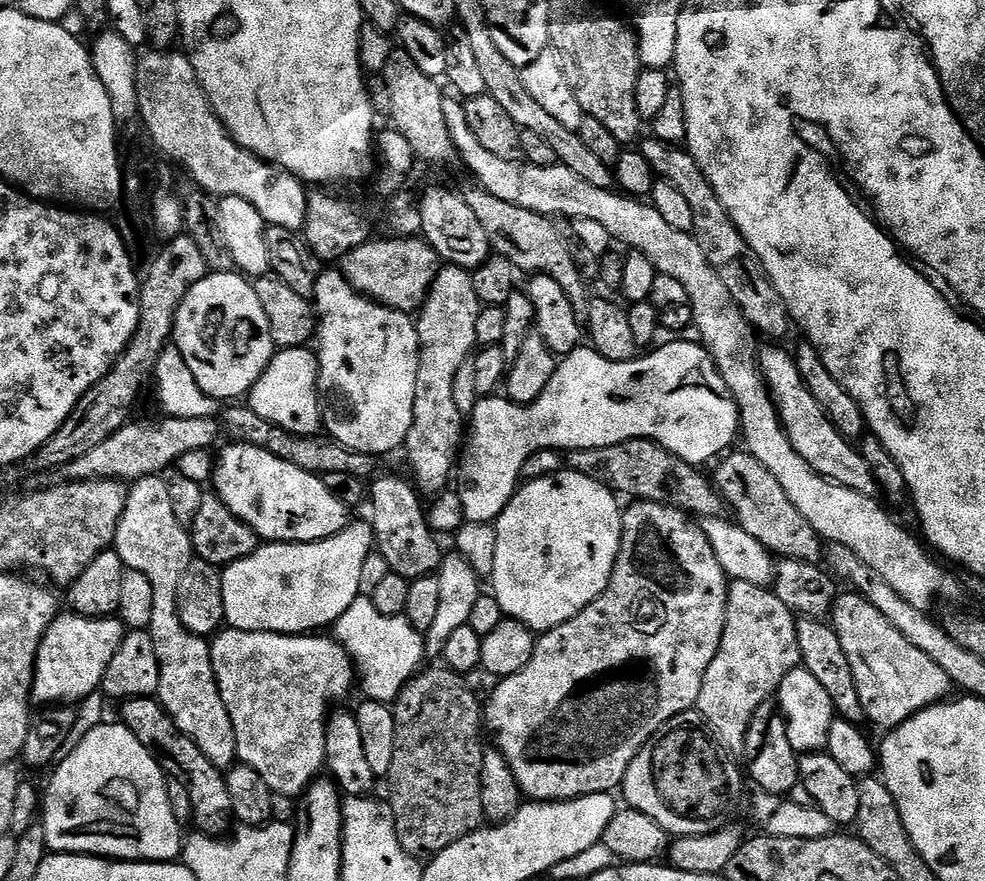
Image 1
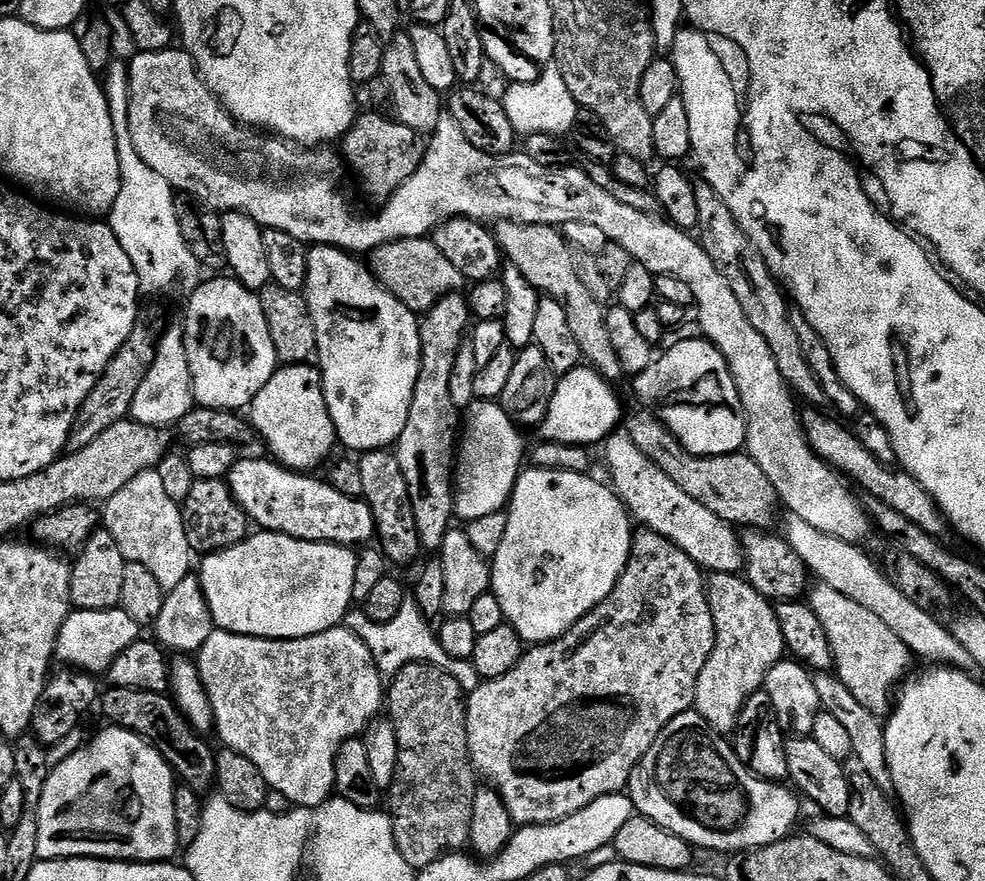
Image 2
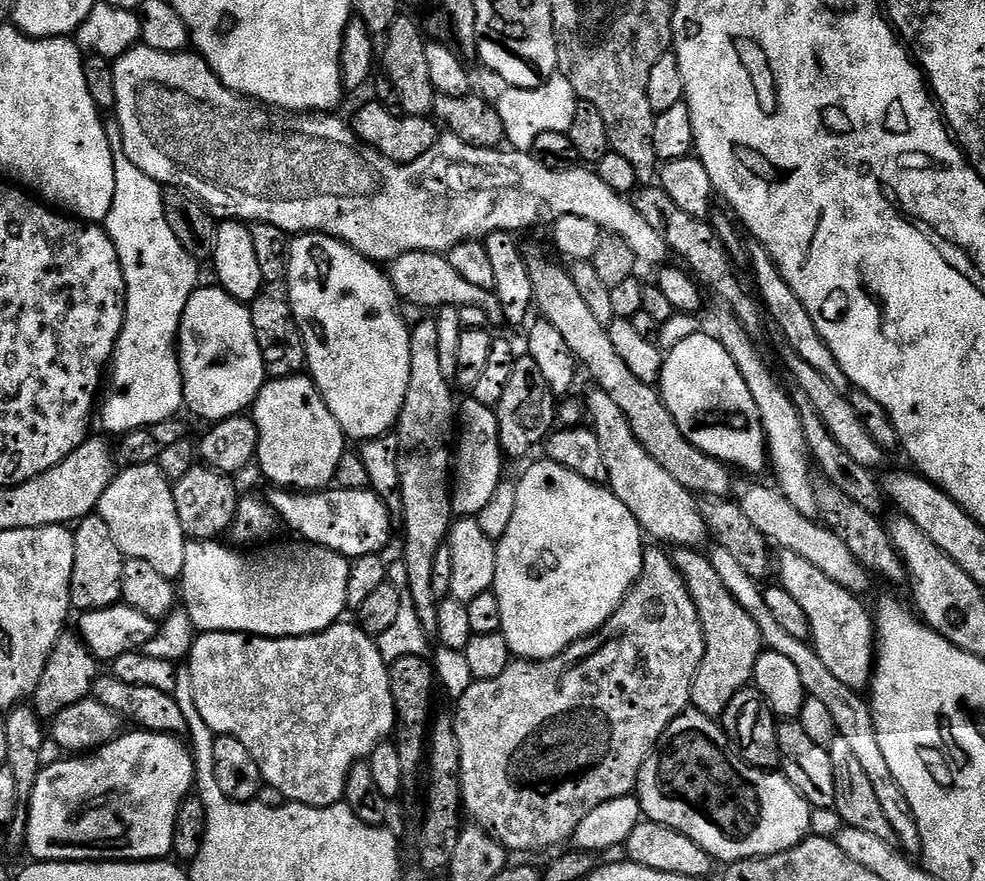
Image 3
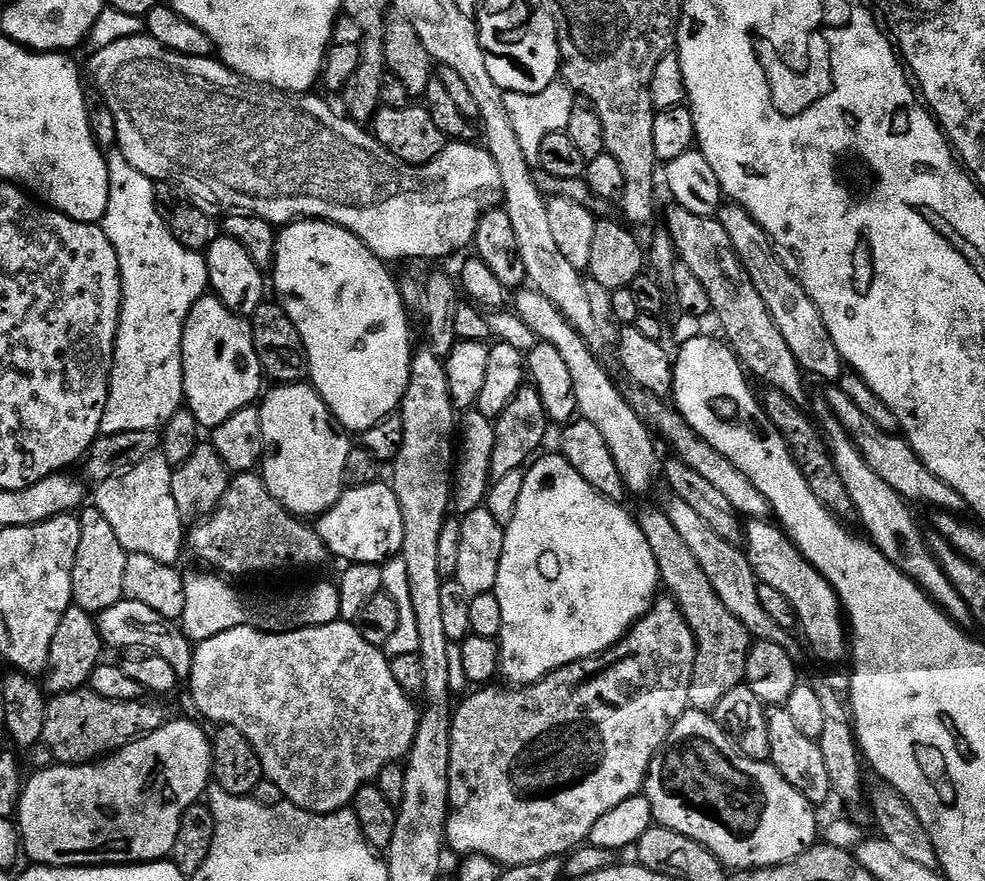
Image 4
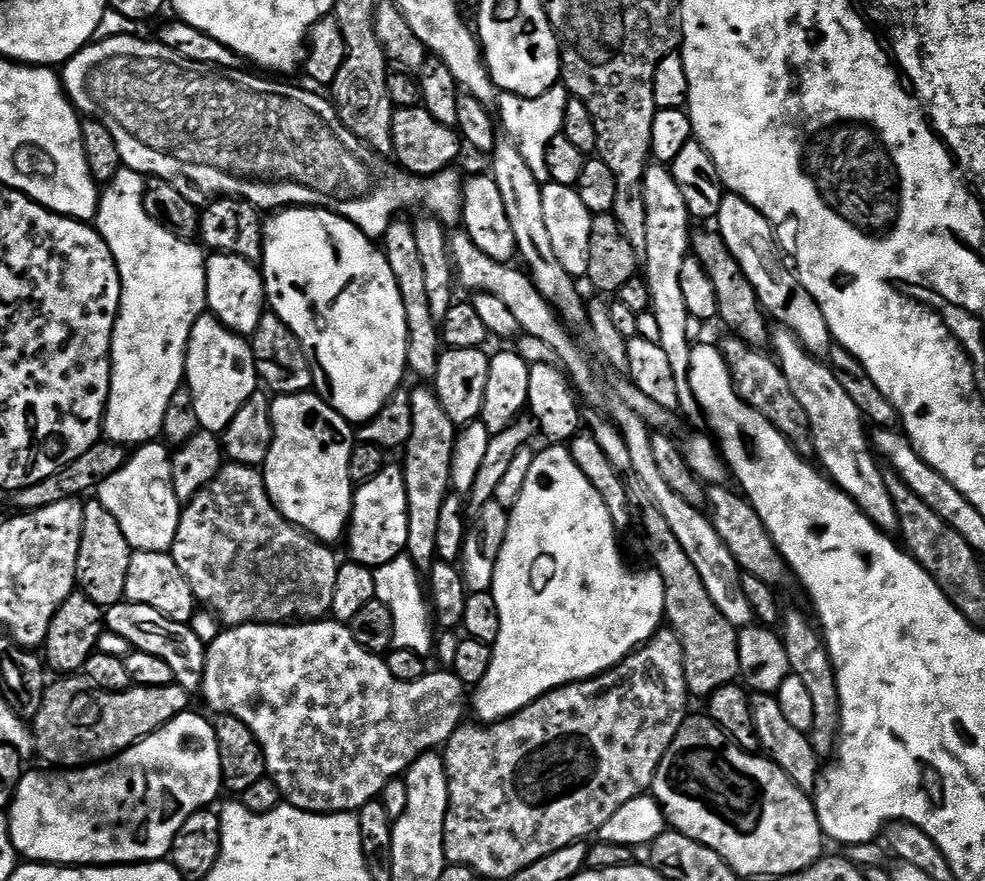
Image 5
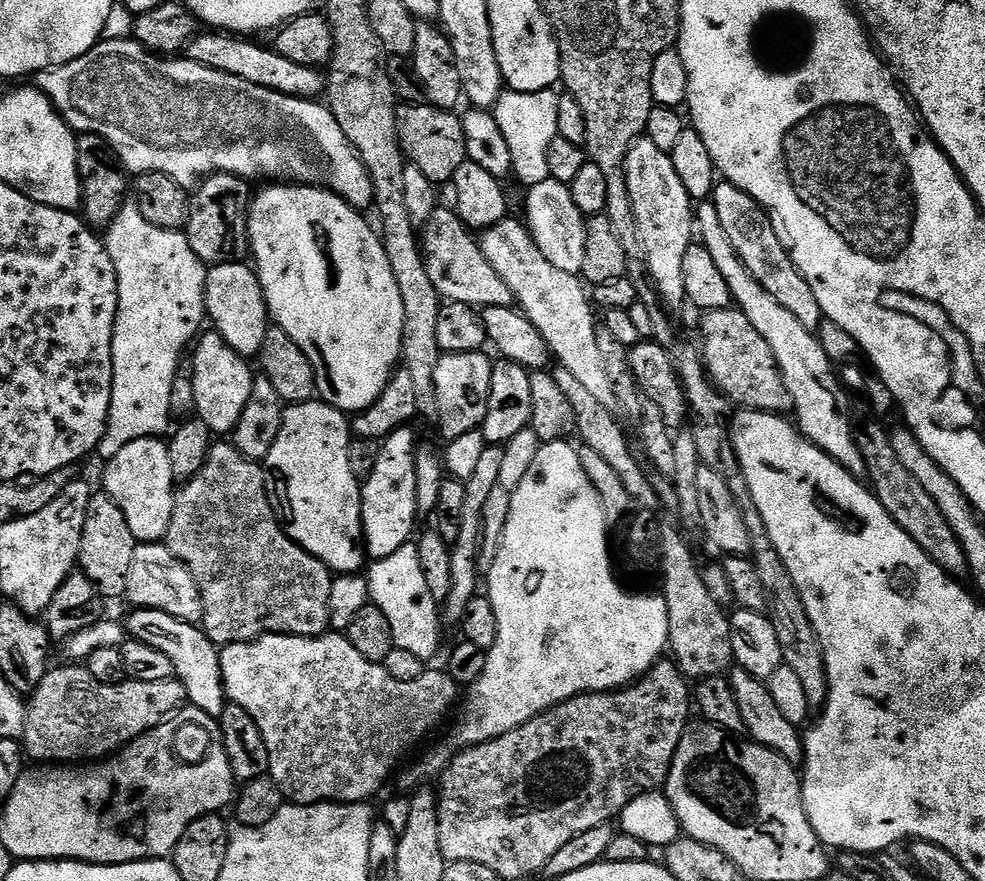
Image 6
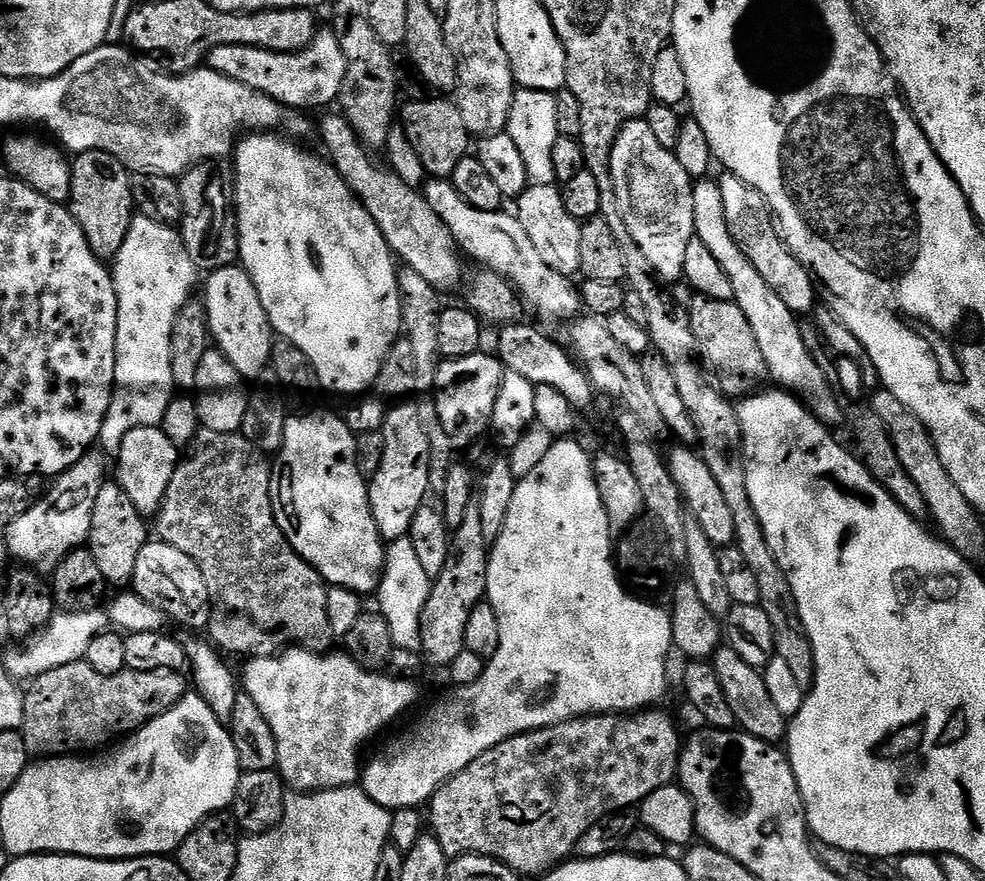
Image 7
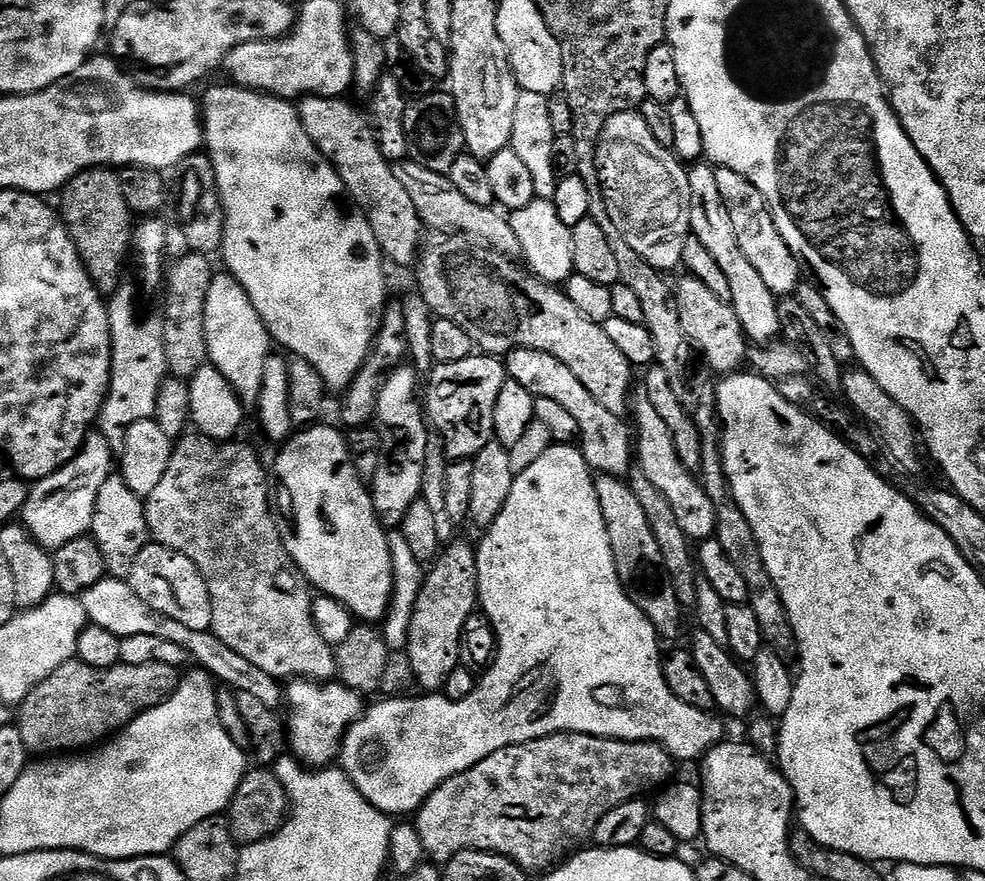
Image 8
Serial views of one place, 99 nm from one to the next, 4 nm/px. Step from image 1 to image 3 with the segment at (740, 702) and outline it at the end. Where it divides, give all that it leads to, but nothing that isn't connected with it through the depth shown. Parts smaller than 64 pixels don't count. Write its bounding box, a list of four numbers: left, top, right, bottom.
[671,548,766,718]

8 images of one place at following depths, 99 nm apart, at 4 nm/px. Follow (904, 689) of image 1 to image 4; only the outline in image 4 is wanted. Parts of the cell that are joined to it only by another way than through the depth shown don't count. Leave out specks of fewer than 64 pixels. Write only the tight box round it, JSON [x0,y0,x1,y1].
[742,519,850,664]

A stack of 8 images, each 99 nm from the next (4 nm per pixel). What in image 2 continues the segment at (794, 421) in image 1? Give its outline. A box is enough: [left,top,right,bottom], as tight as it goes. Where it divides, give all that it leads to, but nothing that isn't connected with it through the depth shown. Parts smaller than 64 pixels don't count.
[802,407,949,538]

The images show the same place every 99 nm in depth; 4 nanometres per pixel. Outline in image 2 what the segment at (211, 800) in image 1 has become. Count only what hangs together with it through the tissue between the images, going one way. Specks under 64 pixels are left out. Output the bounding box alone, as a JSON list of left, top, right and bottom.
[98,687,216,790]

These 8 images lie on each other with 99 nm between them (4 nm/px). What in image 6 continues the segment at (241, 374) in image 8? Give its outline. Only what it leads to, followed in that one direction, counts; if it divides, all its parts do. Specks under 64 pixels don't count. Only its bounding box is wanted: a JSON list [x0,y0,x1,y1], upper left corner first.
[204,262,270,357]

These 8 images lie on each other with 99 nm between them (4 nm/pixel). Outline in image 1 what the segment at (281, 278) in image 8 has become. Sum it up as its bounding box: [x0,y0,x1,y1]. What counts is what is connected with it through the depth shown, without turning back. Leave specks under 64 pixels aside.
[314,270,420,458]

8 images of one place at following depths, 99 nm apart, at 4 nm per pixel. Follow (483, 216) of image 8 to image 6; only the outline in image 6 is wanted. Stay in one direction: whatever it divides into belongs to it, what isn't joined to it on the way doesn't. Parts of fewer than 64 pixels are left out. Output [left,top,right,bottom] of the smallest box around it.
[479,218,614,410]

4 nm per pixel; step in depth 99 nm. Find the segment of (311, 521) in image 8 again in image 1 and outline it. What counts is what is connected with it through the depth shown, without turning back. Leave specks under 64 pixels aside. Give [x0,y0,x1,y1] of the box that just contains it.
[246,347,324,436]

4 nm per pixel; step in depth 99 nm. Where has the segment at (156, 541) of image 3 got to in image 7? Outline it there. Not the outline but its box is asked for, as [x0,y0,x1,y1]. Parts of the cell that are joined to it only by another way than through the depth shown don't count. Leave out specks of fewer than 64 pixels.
[115,427,181,518]

